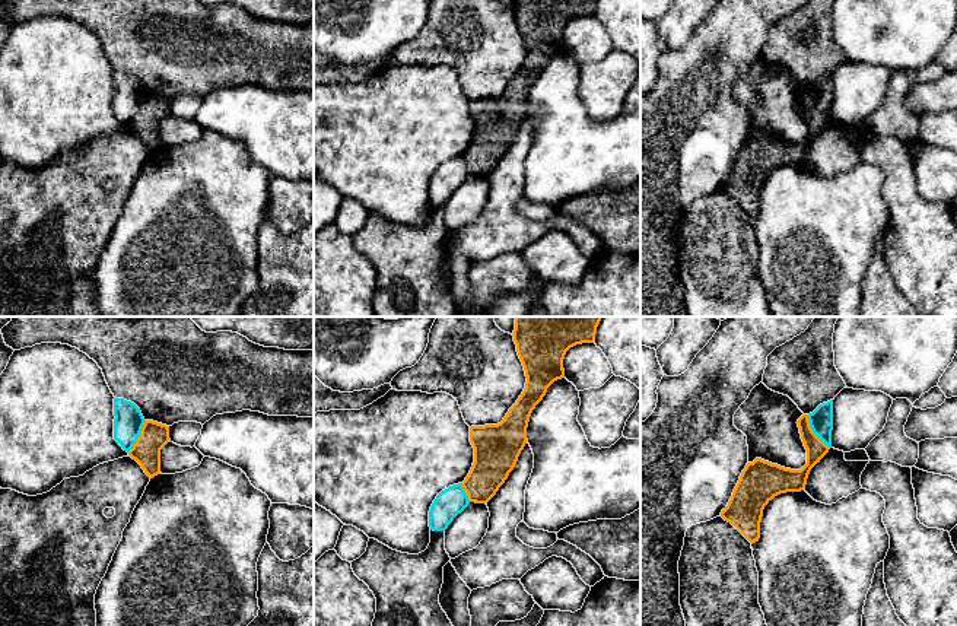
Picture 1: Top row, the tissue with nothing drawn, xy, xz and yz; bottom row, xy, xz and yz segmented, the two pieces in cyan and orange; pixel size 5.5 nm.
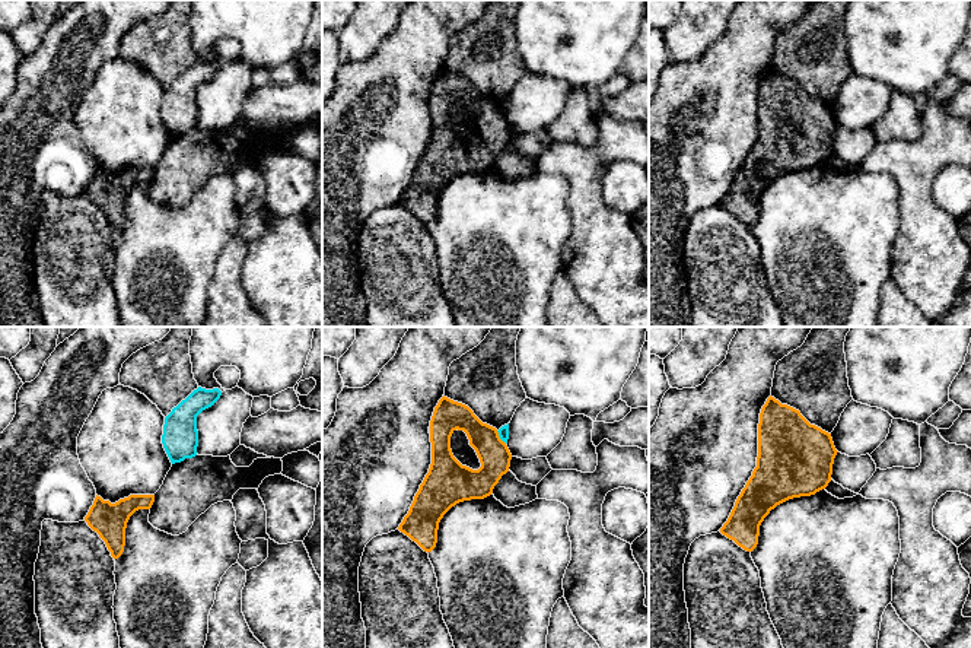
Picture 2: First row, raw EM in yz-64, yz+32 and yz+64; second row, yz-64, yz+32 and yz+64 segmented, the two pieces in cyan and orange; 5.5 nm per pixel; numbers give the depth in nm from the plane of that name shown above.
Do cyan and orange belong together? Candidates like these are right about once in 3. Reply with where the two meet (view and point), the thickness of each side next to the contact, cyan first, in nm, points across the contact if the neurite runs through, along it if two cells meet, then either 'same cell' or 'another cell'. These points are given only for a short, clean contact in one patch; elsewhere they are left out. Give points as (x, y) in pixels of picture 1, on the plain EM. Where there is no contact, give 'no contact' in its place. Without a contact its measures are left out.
meets cyan in yz at (814, 105); 130 nm thick on the cyan side, 110 nm on the other; border along yz (807, 88), (810, 101), (830, 120); another cell

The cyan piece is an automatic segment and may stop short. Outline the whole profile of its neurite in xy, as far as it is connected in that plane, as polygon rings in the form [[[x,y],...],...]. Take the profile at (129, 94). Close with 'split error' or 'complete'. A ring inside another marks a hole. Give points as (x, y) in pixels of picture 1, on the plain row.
[[[117,70],[114,89],[114,112],[128,125],[139,112],[146,93],[134,76]]] | complete

